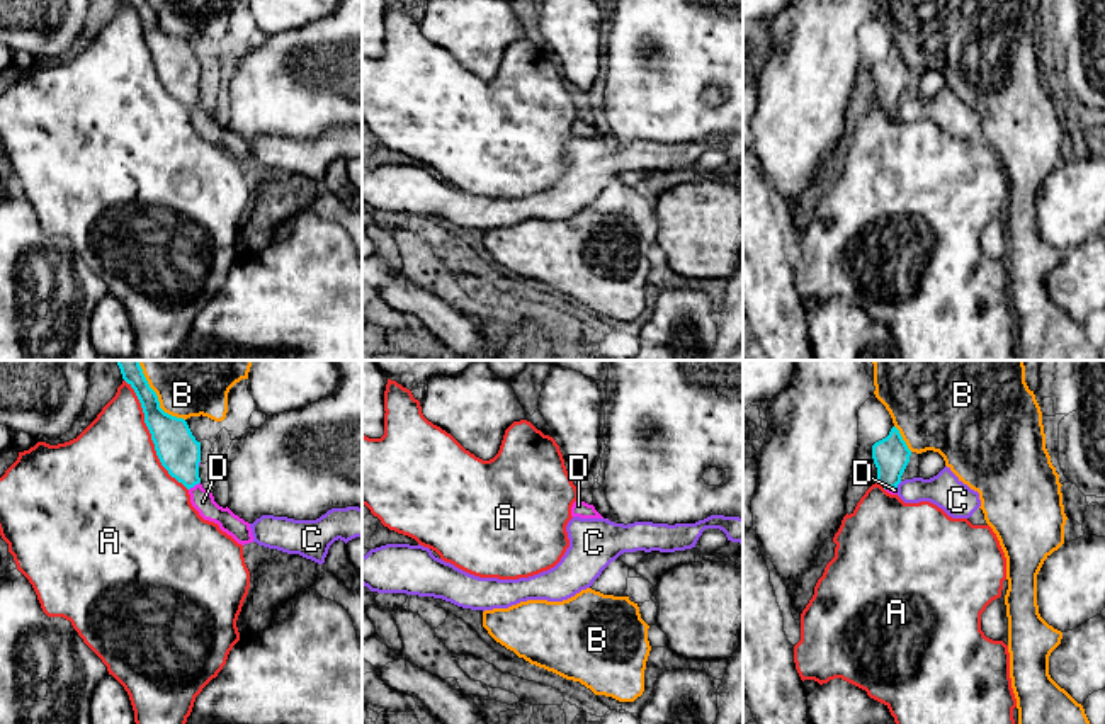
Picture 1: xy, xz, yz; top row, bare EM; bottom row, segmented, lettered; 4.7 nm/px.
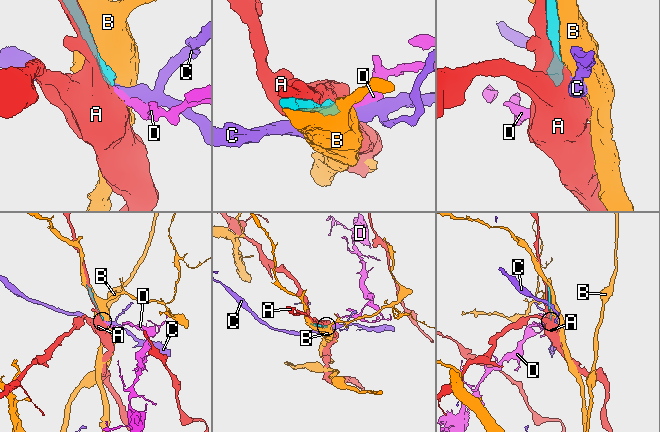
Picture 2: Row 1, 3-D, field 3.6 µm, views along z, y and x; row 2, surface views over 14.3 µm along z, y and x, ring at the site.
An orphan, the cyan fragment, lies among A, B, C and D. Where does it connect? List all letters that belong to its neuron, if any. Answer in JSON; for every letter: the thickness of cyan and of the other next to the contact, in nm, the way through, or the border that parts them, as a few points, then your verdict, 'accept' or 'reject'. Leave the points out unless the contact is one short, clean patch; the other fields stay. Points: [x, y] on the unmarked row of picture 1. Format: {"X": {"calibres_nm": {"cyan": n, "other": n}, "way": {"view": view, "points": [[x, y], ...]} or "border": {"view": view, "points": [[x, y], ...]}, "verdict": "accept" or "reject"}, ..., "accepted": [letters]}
{"A": {"calibres_nm": {"cyan": 200, "other": 460}, "verdict": "reject"}, "B": {"calibres_nm": {"cyan": 200, "other": 180}, "verdict": "reject"}, "C": {"calibres_nm": {"cyan": 170, "other": 160}, "border": {"view": "yz", "points": [[901, 101], [896, 106]]}, "verdict": "reject"}, "D": {"calibres_nm": {"cyan": 200, "other": 100}, "way": {"view": "xy", "points": [[177, 68], [194, 104], [203, 121]]}, "verdict": "accept"}, "accepted": ["D"]}

